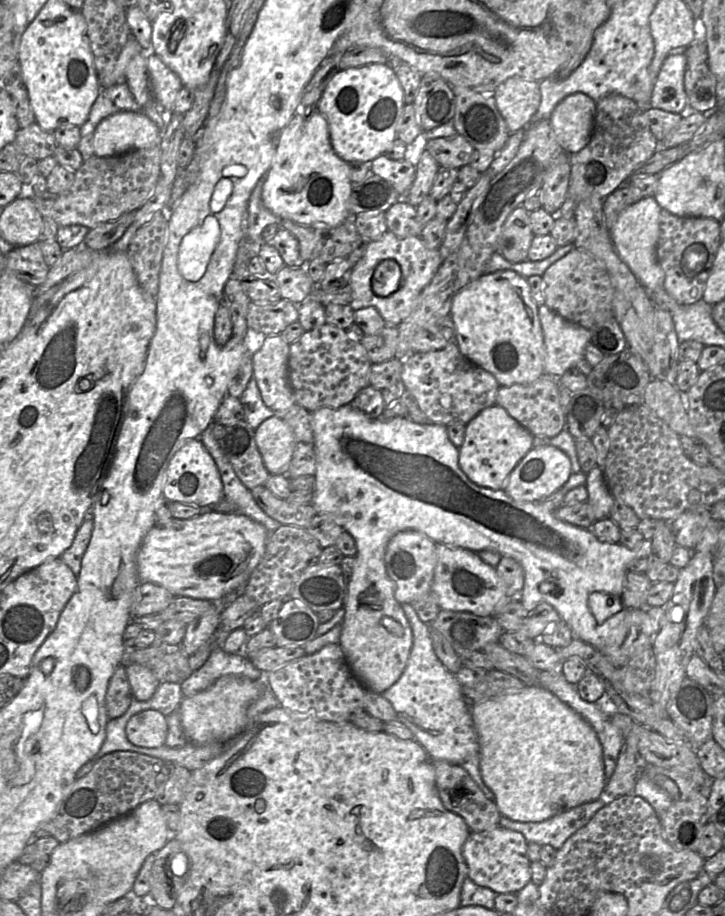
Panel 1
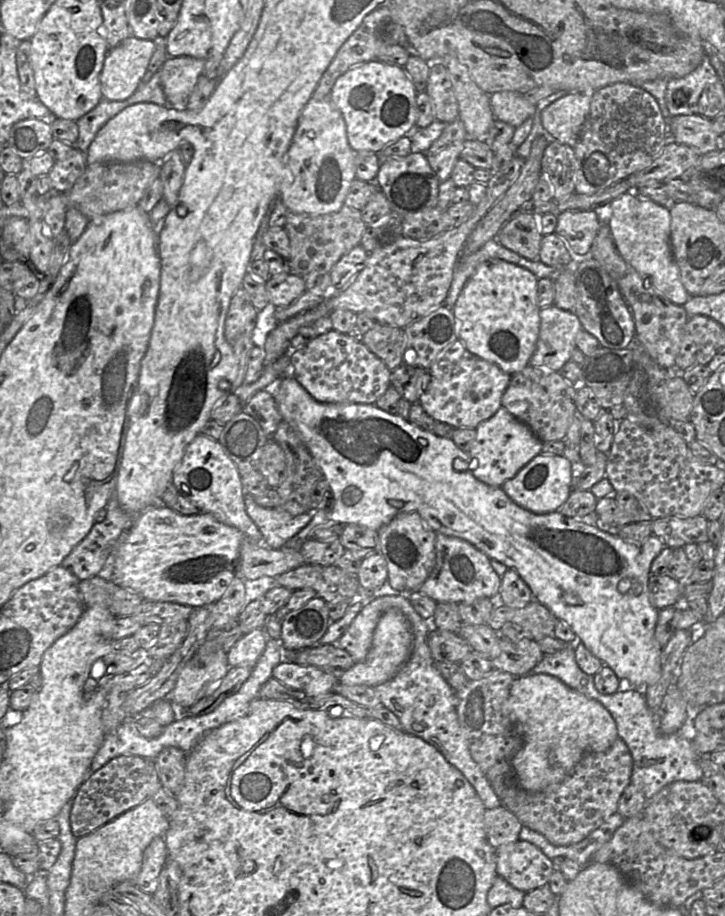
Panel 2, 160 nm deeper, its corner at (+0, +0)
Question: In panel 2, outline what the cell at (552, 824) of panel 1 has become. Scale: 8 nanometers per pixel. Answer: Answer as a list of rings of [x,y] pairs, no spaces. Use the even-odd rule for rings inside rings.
[[[615,813],[600,827],[589,833],[583,840],[566,846],[555,846],[543,835],[526,826],[521,827],[519,839],[532,843],[551,860],[558,857],[568,858],[583,867],[590,863],[594,852],[612,837],[616,829],[623,824],[624,820],[625,818]]]

